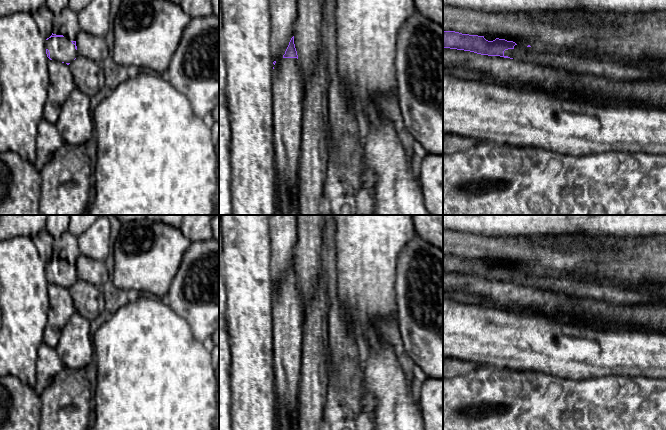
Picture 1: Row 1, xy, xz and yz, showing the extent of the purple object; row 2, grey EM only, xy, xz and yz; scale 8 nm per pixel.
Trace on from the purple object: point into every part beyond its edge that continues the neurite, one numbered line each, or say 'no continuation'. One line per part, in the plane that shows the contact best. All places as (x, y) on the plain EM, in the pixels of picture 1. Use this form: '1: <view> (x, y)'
1: yz (602, 290)

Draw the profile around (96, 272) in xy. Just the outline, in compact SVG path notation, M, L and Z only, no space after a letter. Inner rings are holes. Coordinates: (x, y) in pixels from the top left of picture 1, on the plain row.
M81 254L76 262L76 270L79 280L101 288L110 279L111 266L109 262L98 261Z

